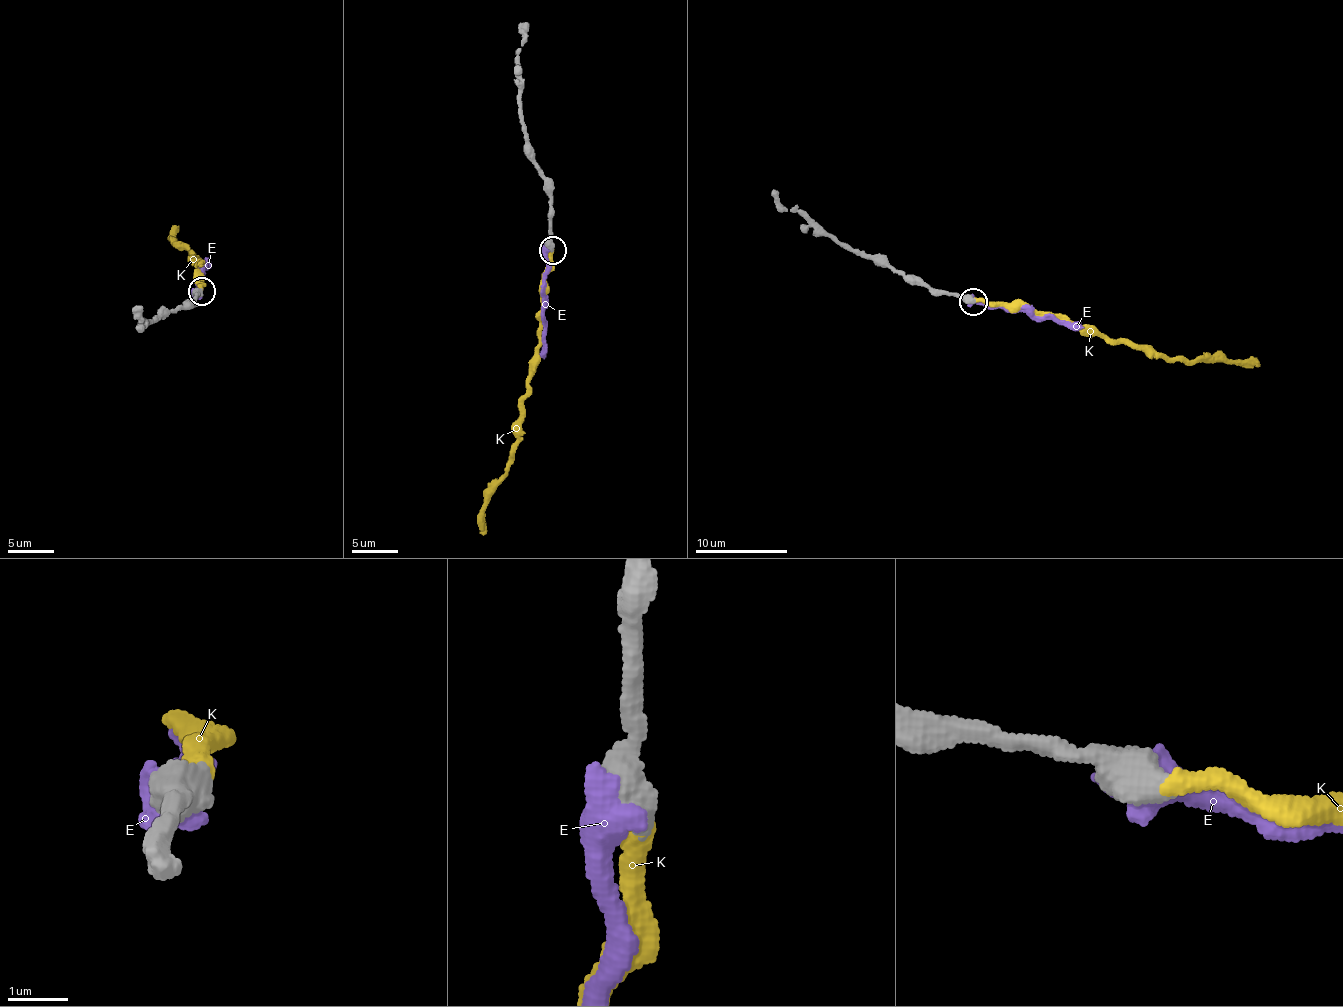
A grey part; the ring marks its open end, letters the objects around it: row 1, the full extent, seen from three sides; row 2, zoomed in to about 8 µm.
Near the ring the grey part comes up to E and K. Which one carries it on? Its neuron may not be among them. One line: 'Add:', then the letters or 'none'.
Add: K

